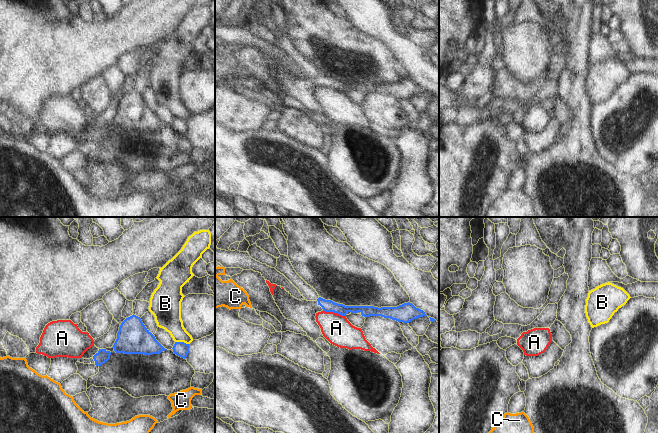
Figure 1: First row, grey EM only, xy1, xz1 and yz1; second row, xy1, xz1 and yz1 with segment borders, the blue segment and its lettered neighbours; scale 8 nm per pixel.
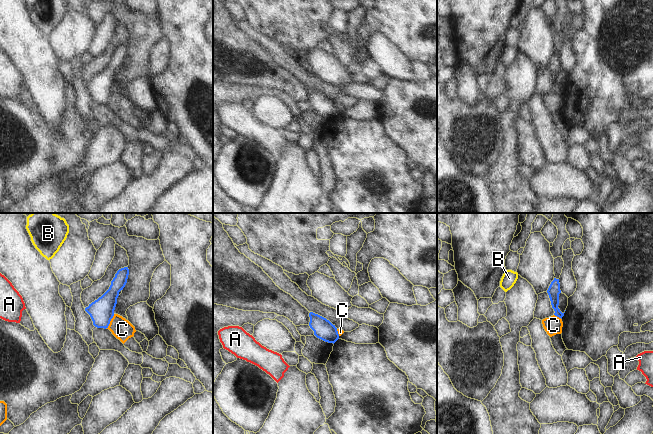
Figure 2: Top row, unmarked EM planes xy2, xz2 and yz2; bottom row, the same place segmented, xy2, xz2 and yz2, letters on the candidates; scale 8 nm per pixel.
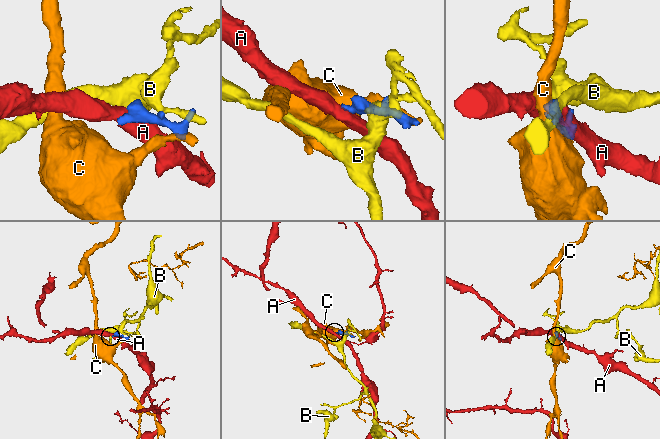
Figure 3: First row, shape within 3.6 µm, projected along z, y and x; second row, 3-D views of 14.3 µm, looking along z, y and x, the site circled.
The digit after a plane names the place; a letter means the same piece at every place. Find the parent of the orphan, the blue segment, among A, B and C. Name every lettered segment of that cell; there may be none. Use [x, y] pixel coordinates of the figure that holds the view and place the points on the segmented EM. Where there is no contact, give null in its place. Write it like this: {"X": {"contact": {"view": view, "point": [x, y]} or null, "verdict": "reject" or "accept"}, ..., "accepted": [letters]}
{"A": {"contact": {"view": "xz1", "point": [334, 312]}, "verdict": "reject"}, "B": {"contact": {"view": "xy1", "point": [182, 342]}, "verdict": "reject"}, "C": {"contact": {"view": "xy2", "point": [110, 320]}, "verdict": "reject"}, "accepted": []}

